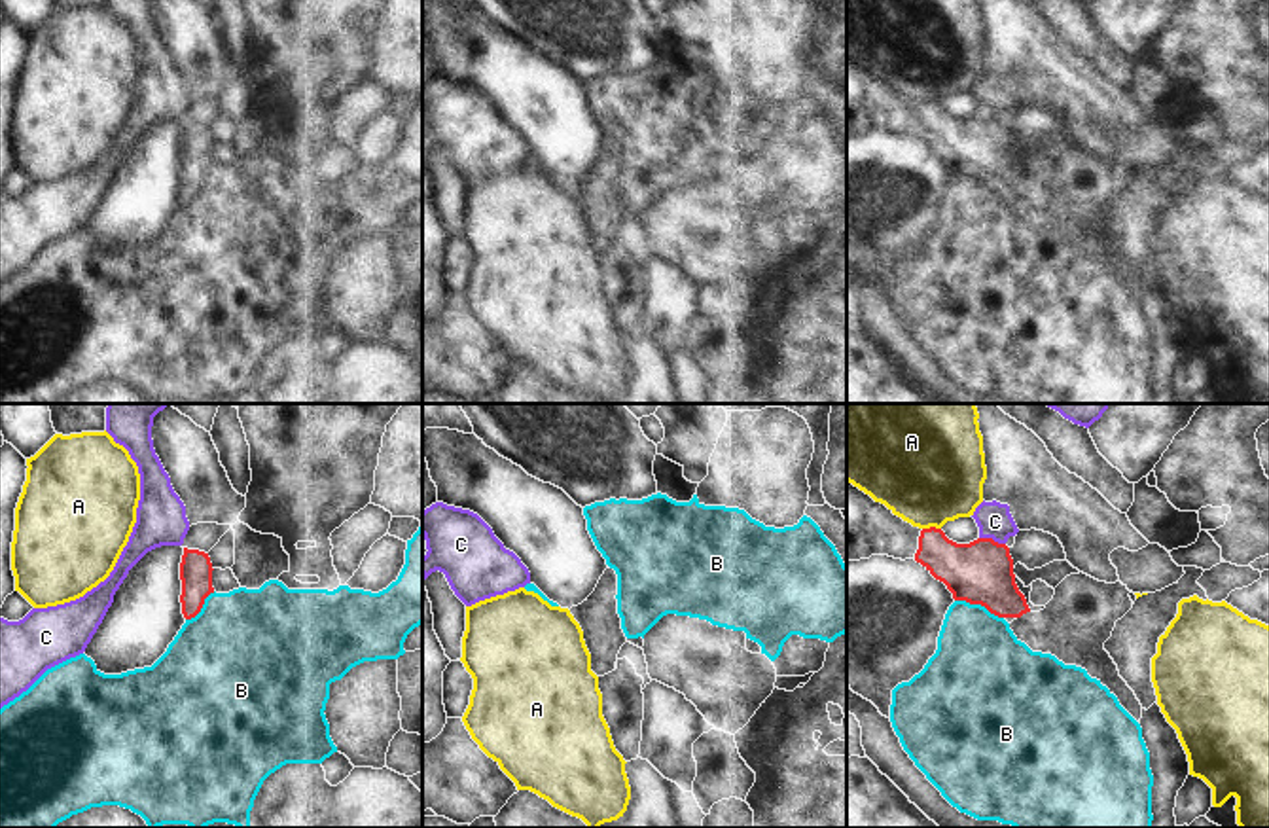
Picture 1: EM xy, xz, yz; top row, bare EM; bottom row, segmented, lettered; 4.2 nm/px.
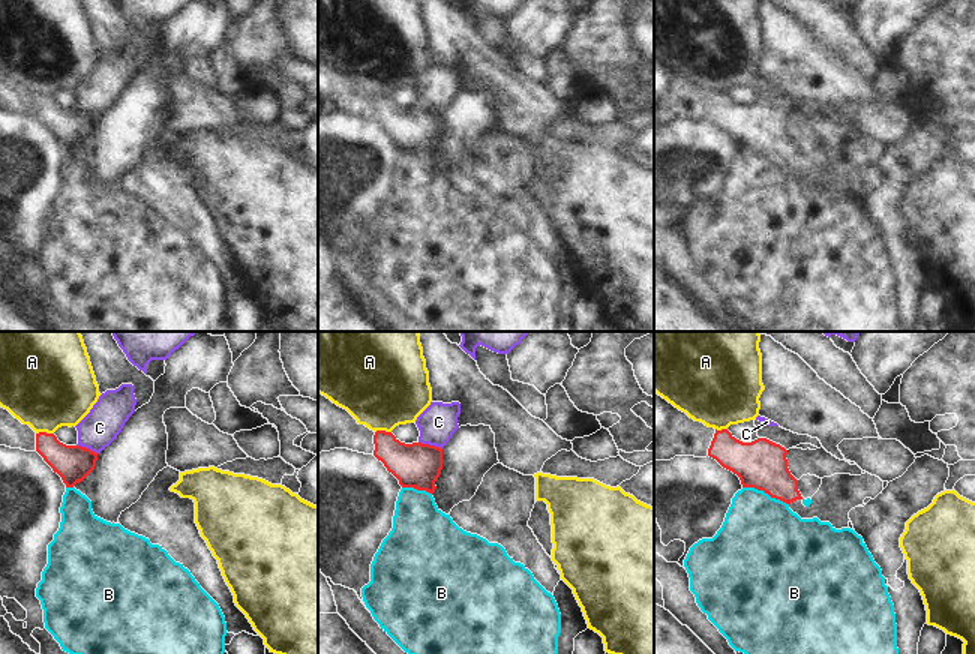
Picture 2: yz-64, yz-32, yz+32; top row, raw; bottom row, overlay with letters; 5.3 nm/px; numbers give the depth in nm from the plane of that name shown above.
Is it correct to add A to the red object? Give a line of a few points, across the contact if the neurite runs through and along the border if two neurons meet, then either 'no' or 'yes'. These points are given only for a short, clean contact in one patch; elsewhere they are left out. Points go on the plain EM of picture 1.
no

